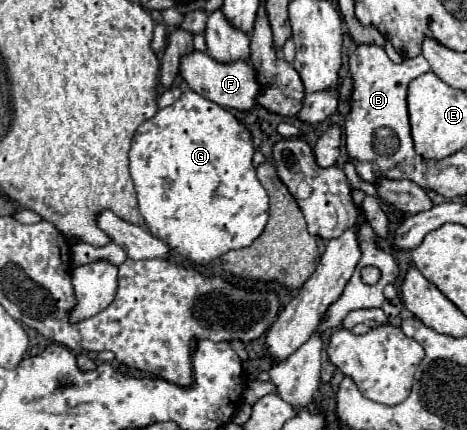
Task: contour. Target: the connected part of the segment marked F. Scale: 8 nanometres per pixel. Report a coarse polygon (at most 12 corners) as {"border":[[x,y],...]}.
{"border":[[202,51],[180,59],[192,91],[228,109],[256,105],[250,63],[218,63]]}

